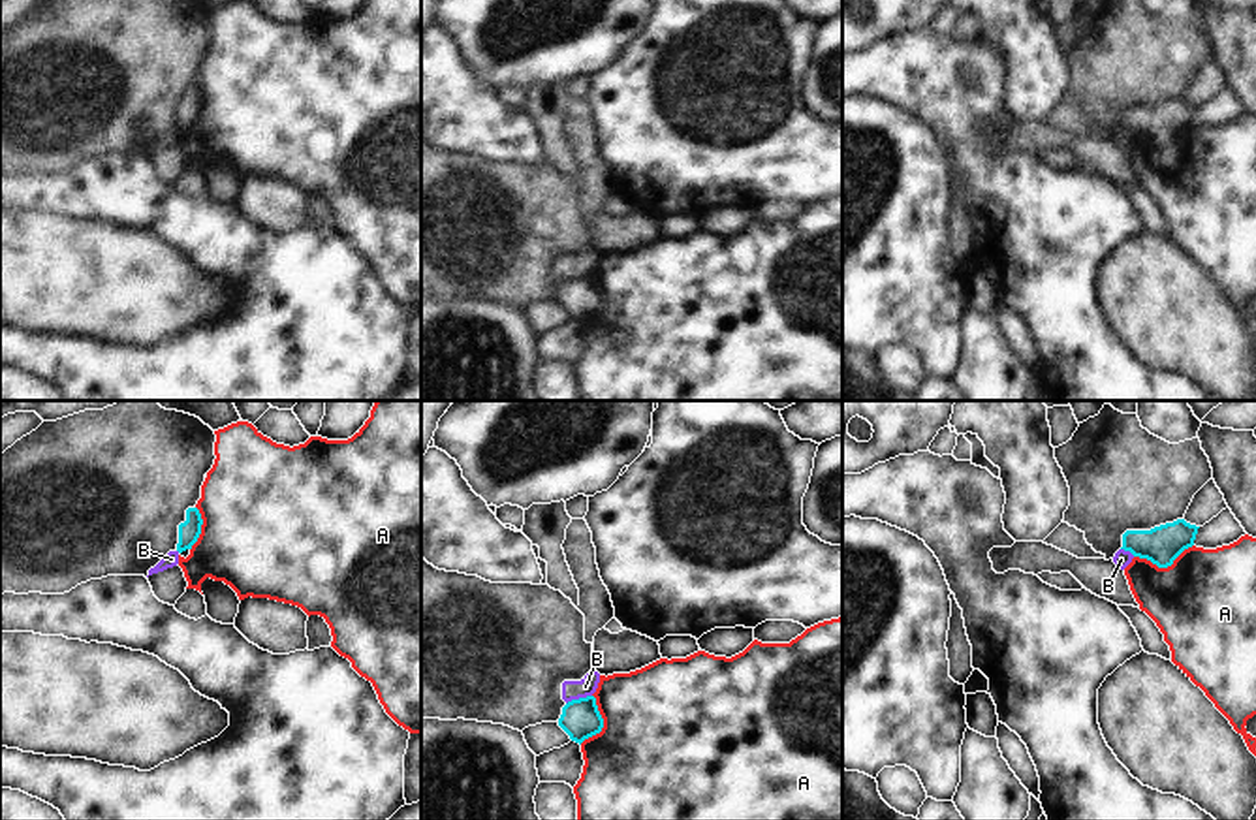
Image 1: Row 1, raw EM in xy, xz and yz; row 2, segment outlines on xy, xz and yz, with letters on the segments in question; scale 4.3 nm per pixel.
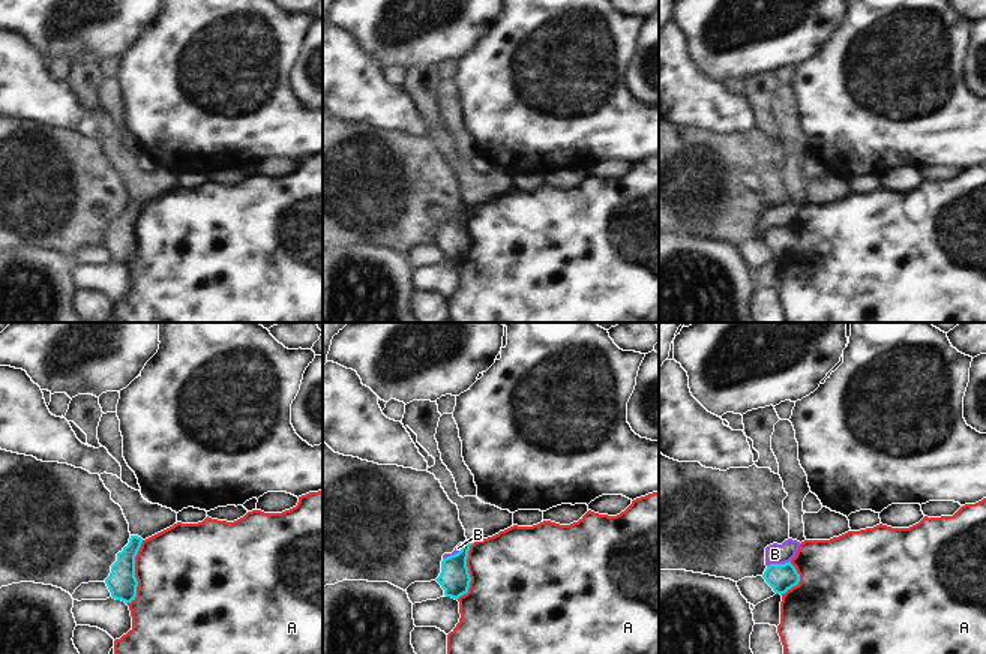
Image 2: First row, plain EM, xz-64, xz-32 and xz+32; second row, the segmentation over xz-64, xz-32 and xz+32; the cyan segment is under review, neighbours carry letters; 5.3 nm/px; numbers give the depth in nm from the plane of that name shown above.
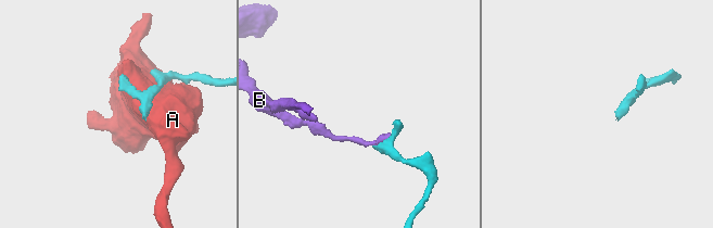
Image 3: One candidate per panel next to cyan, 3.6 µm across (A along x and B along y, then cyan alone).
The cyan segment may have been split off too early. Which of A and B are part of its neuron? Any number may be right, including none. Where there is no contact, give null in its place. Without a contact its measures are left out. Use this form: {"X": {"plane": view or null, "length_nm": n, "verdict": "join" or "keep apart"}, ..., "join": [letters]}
{"A": {"plane": "yz", "length_nm": 260, "verdict": "keep apart"}, "B": {"plane": "xz", "length_nm": 120, "verdict": "keep apart"}, "join": []}

